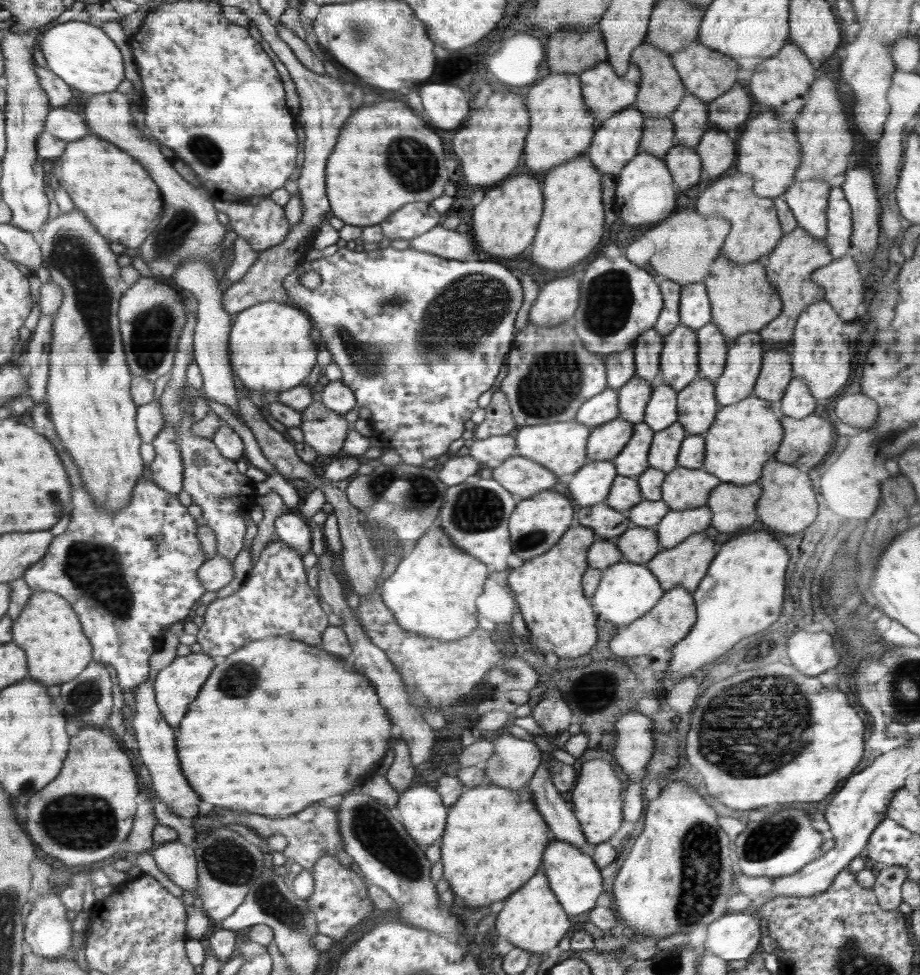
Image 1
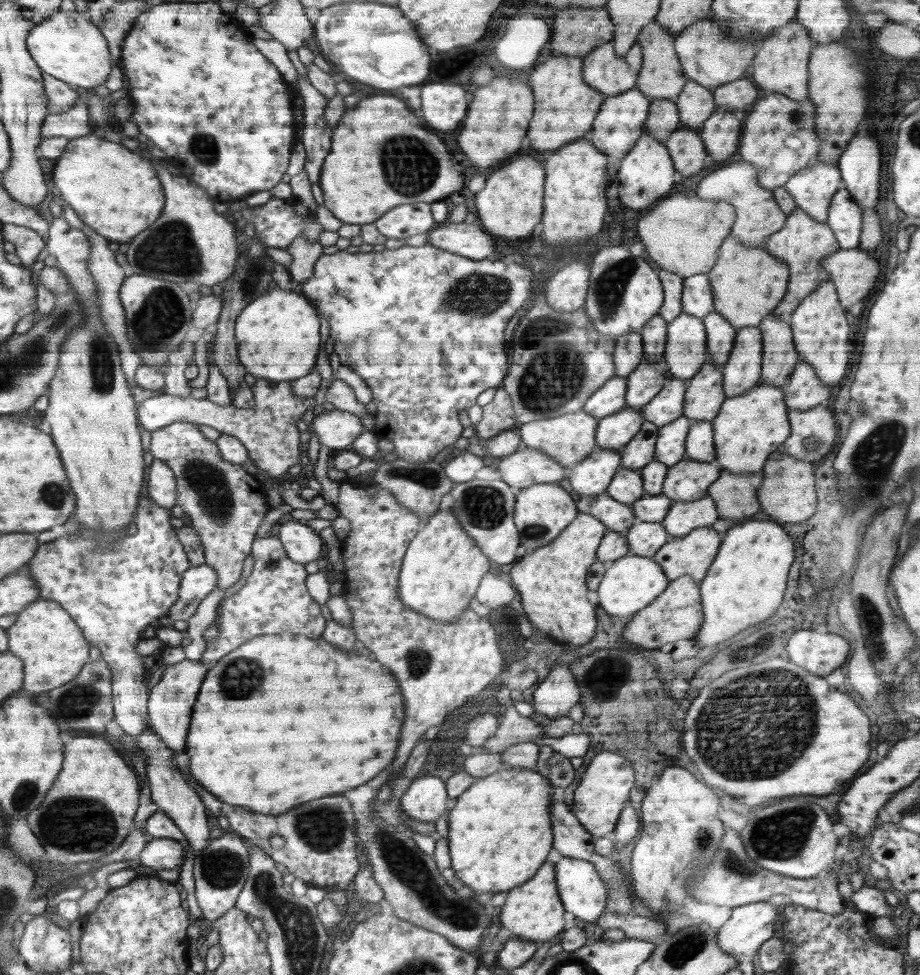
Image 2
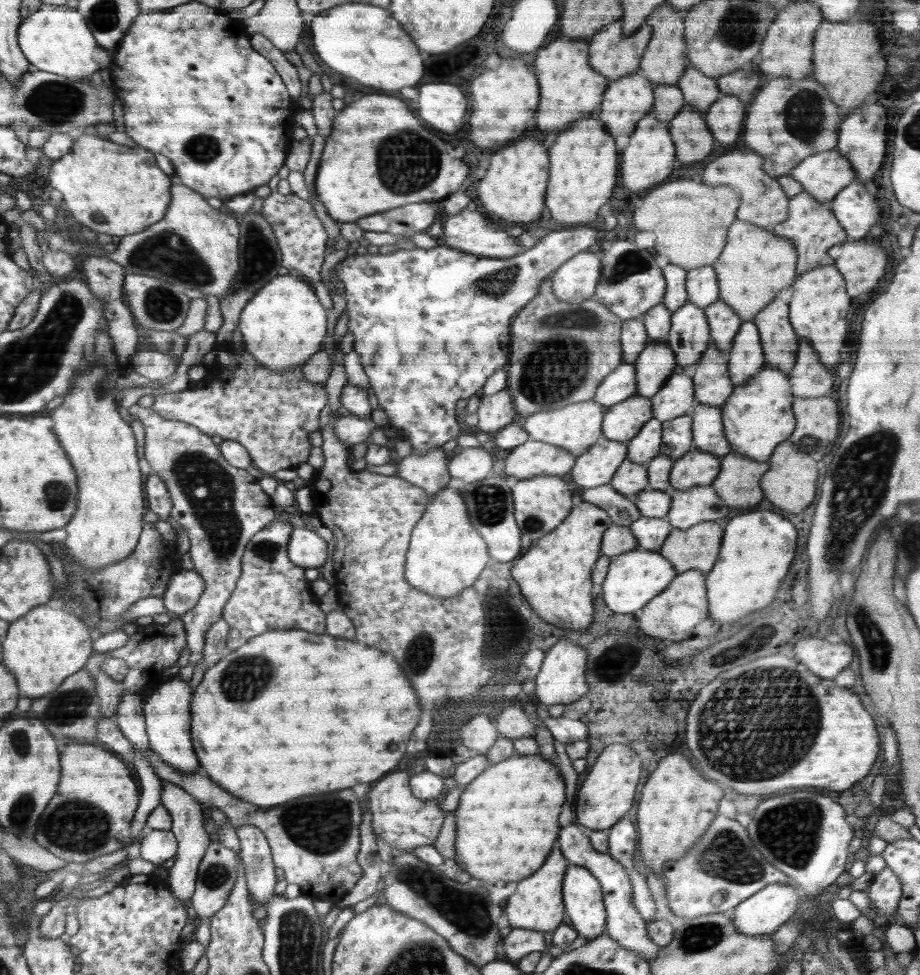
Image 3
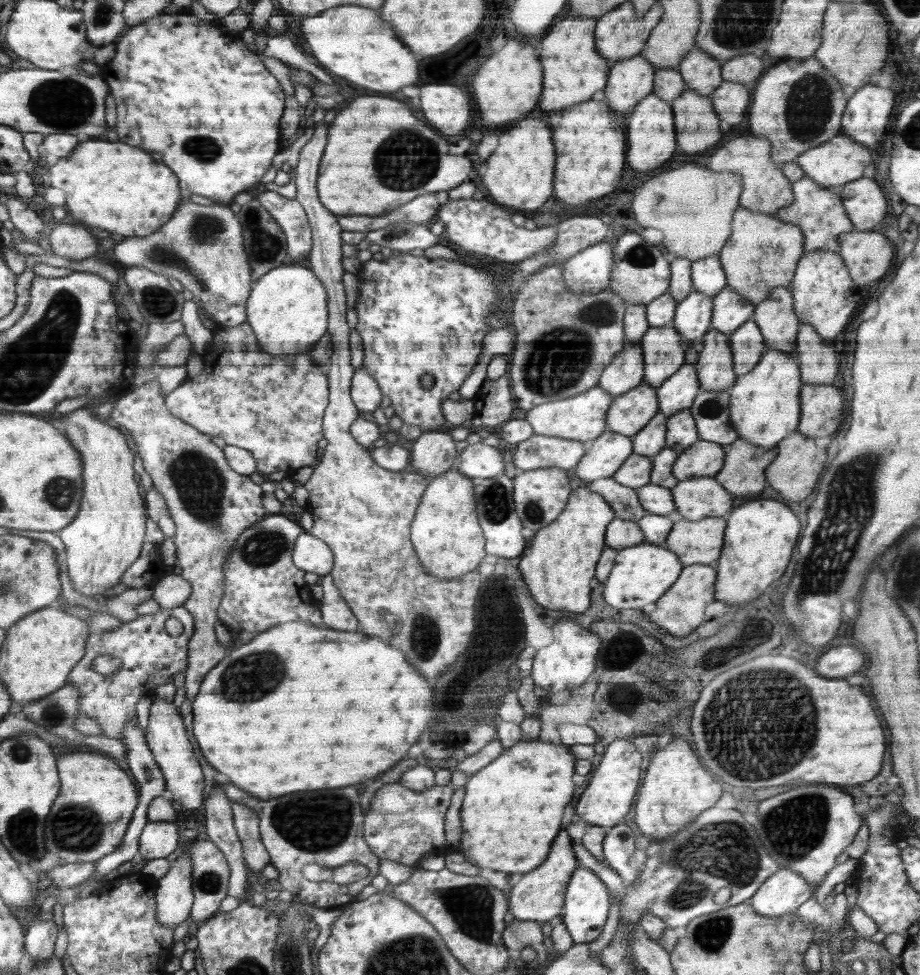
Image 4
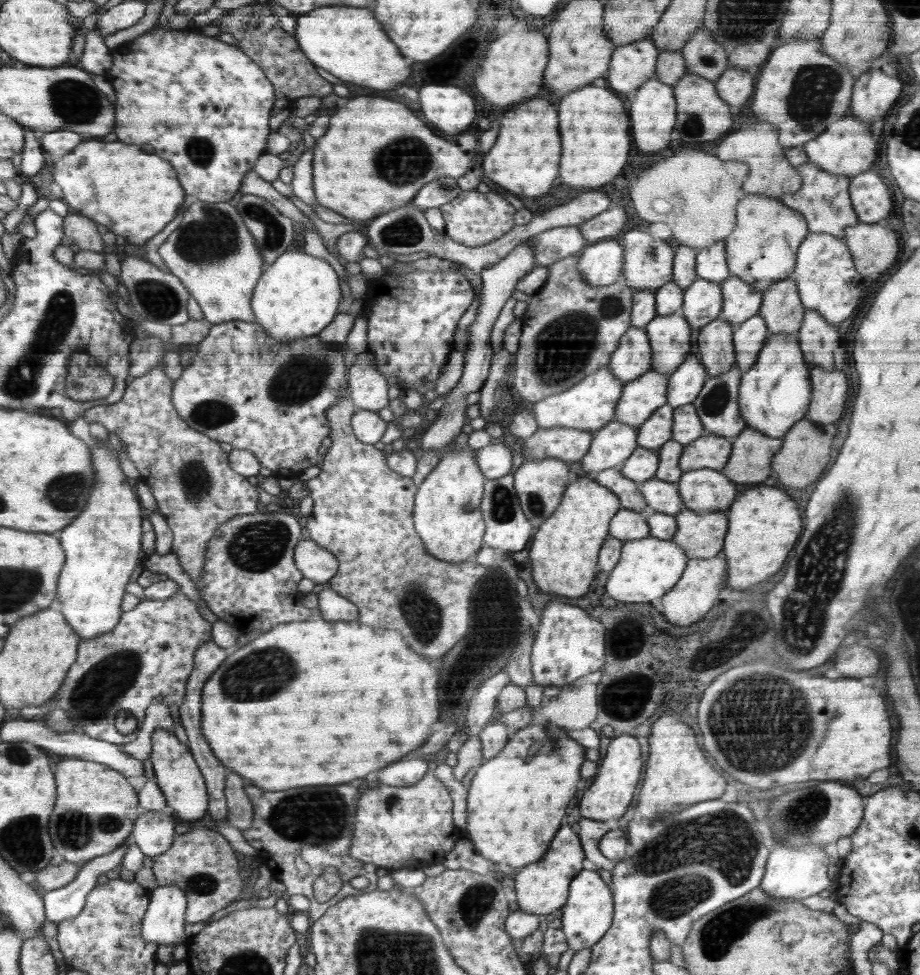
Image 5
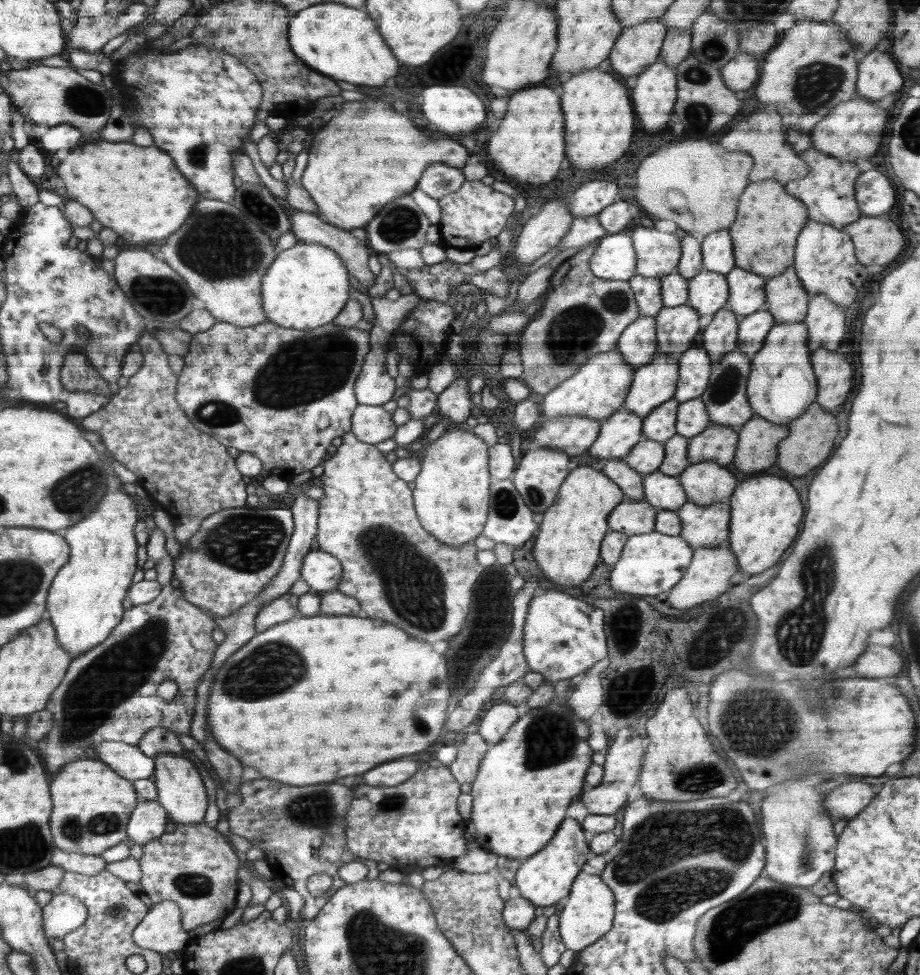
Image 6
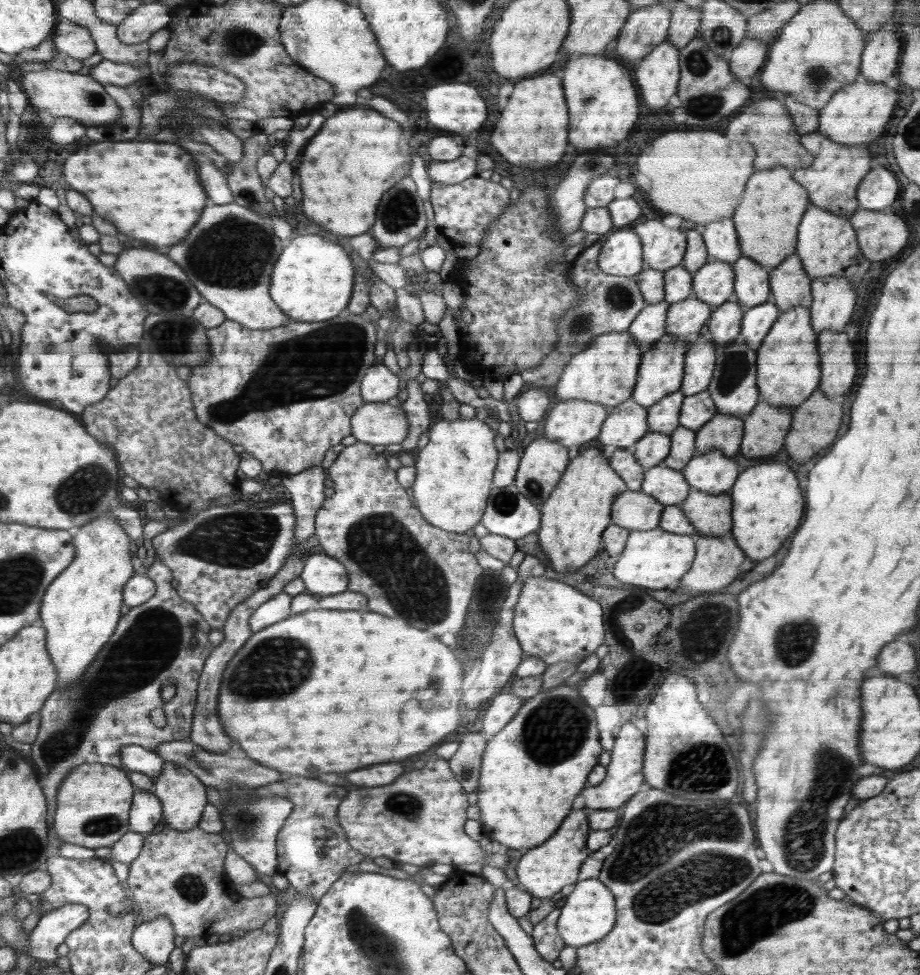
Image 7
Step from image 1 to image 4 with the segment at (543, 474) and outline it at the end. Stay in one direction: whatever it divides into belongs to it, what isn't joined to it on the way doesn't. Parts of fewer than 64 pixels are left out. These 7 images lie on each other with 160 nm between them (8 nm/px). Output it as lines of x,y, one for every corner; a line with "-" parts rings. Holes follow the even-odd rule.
536,434
519,442
514,452
514,466
519,472
556,467
568,470
585,457
588,447
580,441

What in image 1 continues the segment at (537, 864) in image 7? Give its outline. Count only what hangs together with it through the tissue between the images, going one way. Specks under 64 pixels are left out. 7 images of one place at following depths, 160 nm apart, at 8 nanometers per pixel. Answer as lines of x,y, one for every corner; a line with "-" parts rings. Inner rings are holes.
543,870
538,871
532,880
505,899
504,908
496,919
496,931
500,937
515,948
536,954
542,954
554,948
568,934
570,926
572,924
568,922
568,916
564,914

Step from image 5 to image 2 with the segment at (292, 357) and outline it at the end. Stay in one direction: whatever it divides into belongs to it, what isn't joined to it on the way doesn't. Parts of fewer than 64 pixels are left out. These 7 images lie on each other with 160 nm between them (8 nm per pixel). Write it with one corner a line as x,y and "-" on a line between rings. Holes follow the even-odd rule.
256,378
251,388
256,405
248,409
238,408
232,404
220,406
207,398
196,399
189,395
182,399
159,392
138,405
138,422
151,434
176,422
190,422
199,427
209,426
221,434
228,434
240,440
249,453
250,461
257,468
265,470
272,478
282,478
284,472
292,468
302,456
298,420
302,420
302,414
315,405
314,396
312,398
297,396
293,393
291,384
290,380
276,382
269,378

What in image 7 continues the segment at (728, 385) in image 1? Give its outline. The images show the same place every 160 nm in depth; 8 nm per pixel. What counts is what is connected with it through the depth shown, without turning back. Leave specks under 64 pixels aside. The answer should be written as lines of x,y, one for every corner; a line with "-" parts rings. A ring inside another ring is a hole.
768,301
753,306
744,311
742,317
740,334
737,342
743,341
748,348
757,351
764,337
768,334
770,327
776,322
780,315
780,309
776,303

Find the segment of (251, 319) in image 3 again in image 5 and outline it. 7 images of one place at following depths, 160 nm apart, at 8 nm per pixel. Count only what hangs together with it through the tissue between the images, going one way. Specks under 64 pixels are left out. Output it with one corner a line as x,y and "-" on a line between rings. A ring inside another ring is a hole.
296,246
278,257
272,264
265,266
253,290
252,309
256,315
255,322
265,327
267,334
280,342
288,342
297,338
314,337
328,328
338,314
342,298
340,278
330,263
324,259
312,257
300,246

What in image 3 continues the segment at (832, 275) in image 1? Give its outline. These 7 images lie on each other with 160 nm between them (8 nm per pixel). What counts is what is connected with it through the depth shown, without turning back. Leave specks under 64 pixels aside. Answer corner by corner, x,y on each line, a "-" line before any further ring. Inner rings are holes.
847,240
829,248
827,255
834,259
833,265
844,276
846,292
853,300
856,296
860,296
862,292
870,292
886,272
886,262
888,262
886,252
872,242

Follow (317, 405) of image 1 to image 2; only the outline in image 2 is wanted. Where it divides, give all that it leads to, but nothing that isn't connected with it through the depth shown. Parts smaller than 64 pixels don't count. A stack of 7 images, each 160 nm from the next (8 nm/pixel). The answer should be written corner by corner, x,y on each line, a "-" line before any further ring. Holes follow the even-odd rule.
334,409
317,415
312,430
318,442
328,449
348,449
364,433
363,422
358,415

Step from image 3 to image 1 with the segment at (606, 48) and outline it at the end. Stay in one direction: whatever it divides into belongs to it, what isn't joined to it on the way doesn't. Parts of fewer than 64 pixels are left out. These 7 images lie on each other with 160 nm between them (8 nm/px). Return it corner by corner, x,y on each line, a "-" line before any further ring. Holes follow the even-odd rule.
608,59
585,70
582,90
586,90
586,106
594,110
594,118
609,120
617,112
629,108
637,100
641,83
641,69
630,63
625,76
618,76

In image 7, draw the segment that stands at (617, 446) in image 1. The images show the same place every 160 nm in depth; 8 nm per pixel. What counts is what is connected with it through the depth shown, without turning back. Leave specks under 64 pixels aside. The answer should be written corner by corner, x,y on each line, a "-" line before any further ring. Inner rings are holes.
666,334
655,343
653,348
647,350
641,358
640,372
631,399
640,406
649,408
668,394
677,392
684,380
685,354
688,352
689,344
686,338

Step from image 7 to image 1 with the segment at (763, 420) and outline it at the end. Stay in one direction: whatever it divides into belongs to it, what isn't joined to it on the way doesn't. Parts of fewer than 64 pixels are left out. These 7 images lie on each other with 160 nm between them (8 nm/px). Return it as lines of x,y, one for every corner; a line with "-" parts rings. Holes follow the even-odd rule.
762,482
750,485
721,483
707,500
712,511
711,525
722,534
732,534
757,522
756,505
762,493

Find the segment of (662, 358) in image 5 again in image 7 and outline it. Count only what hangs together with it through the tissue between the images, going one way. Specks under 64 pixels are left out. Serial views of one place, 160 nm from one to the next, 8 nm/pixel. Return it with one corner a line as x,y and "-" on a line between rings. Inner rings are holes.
694,296
671,304
668,310
668,334
691,342
710,315
710,305

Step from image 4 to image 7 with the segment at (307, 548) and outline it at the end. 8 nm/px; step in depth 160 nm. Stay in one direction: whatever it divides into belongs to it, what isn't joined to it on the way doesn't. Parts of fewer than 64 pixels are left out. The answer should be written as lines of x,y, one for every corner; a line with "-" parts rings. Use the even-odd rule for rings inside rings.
319,552
307,556
304,564
299,577
304,581
306,592
326,596
348,590
349,573
337,559

